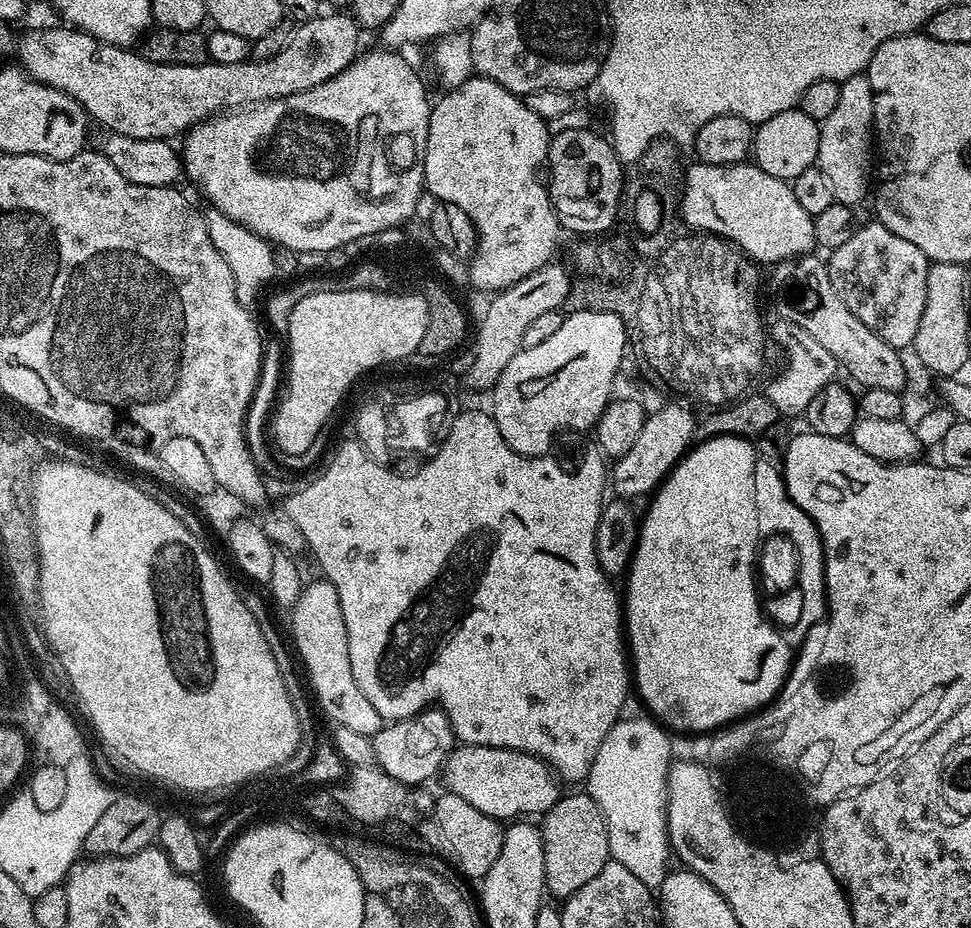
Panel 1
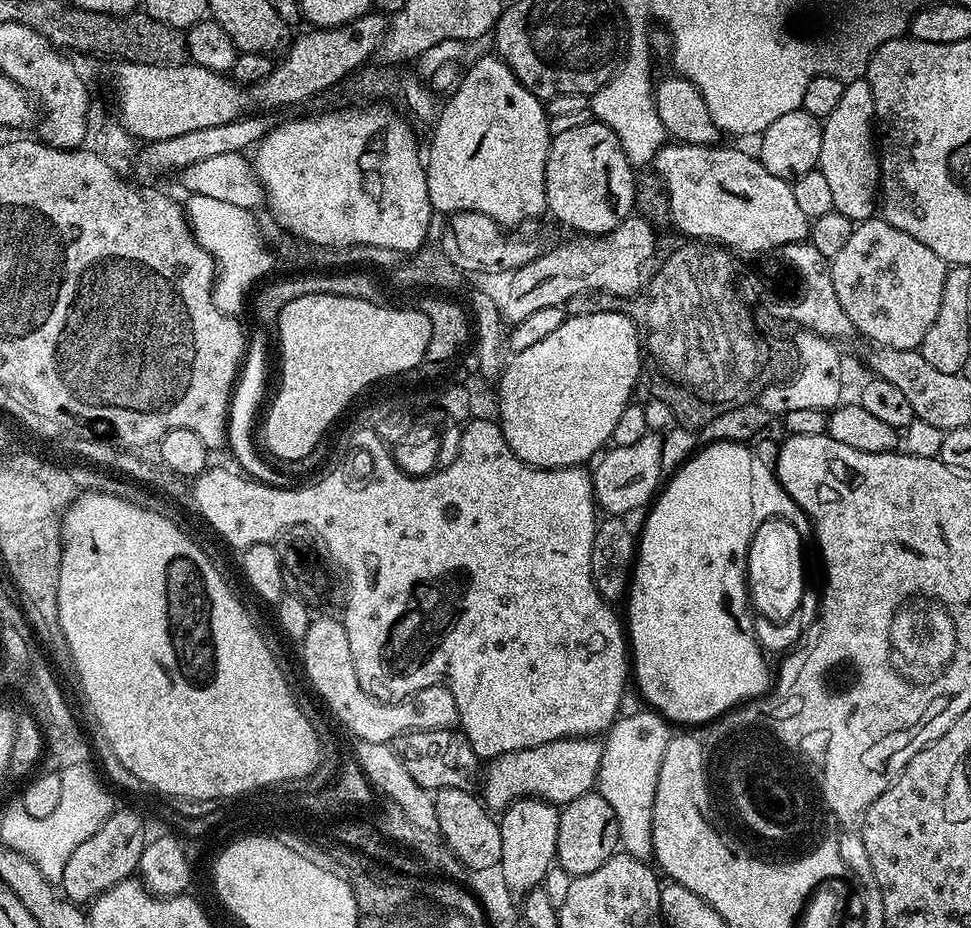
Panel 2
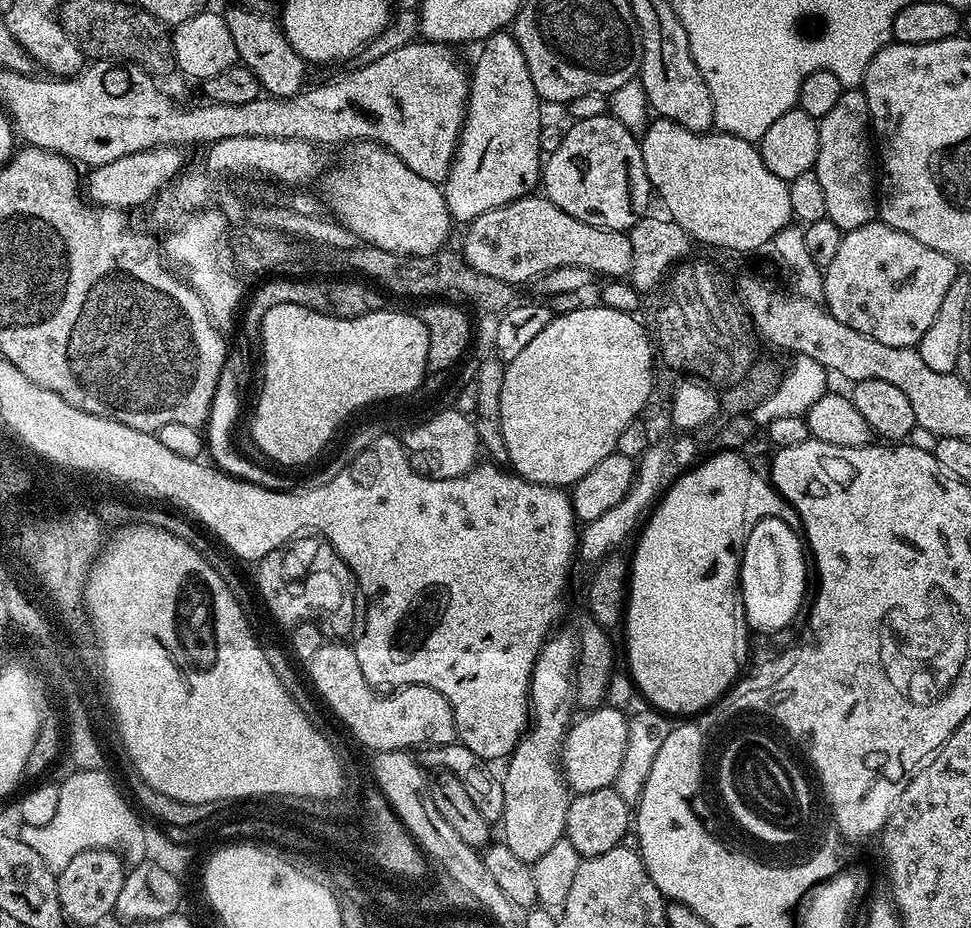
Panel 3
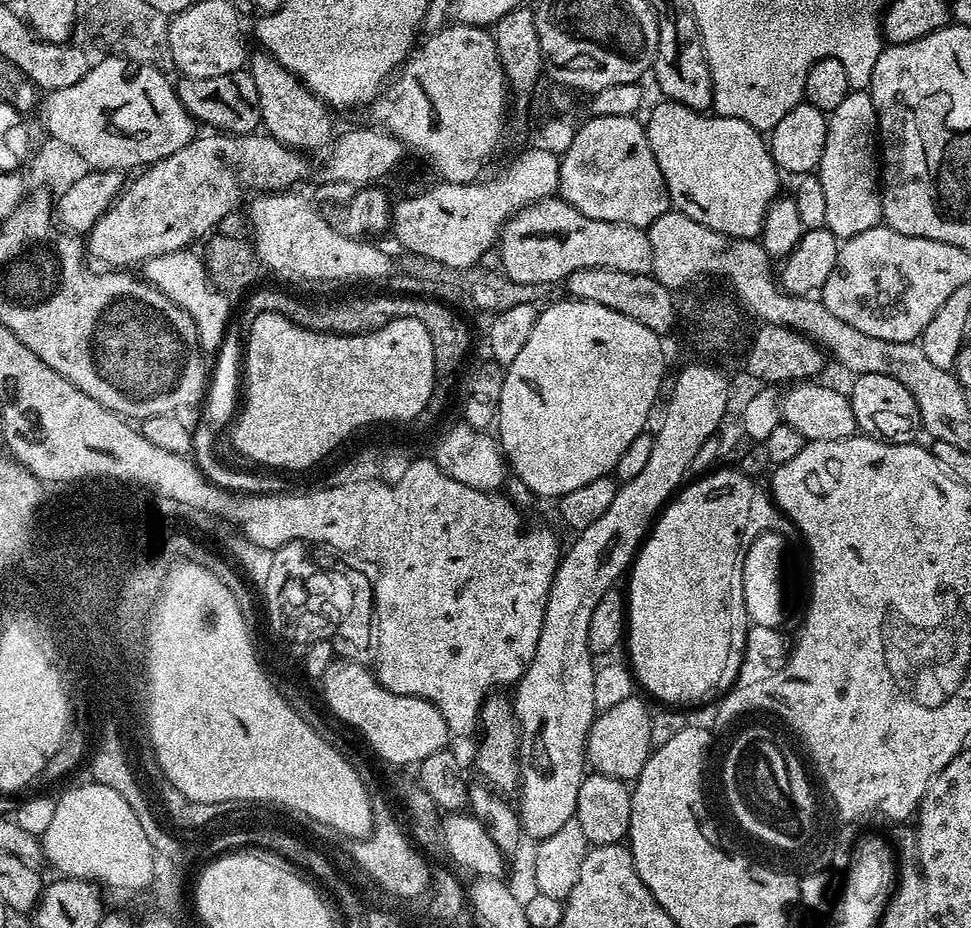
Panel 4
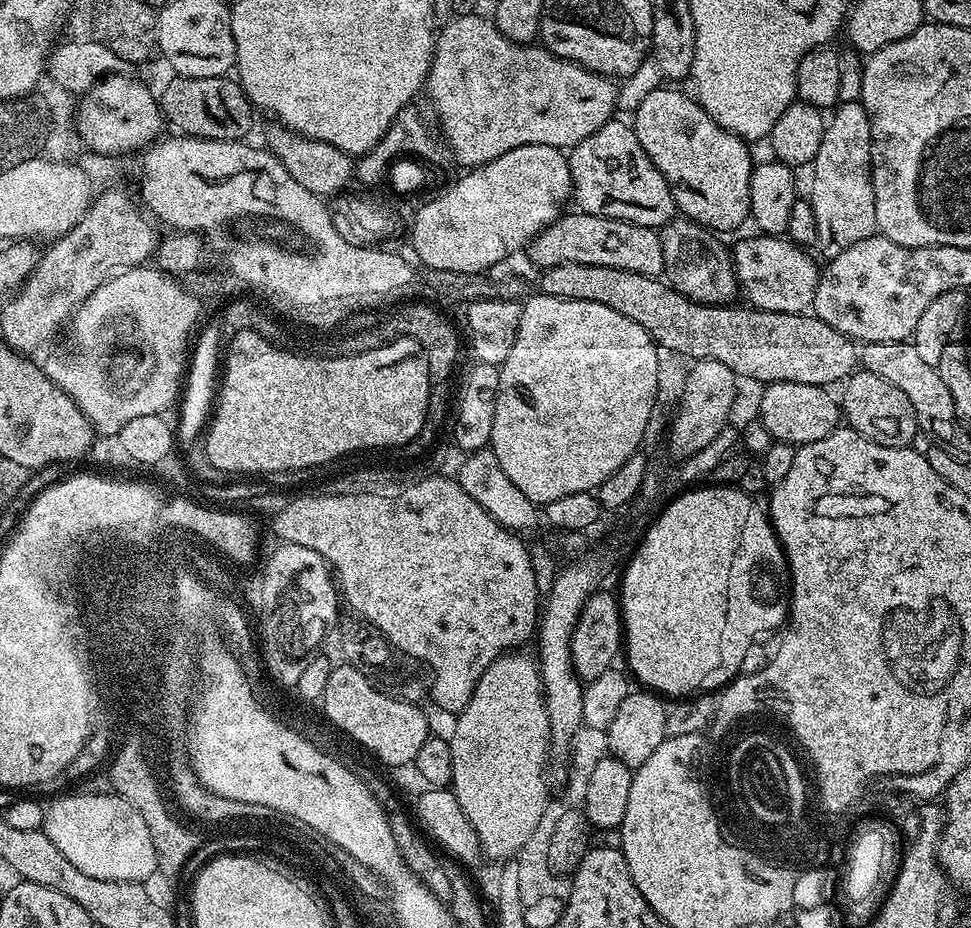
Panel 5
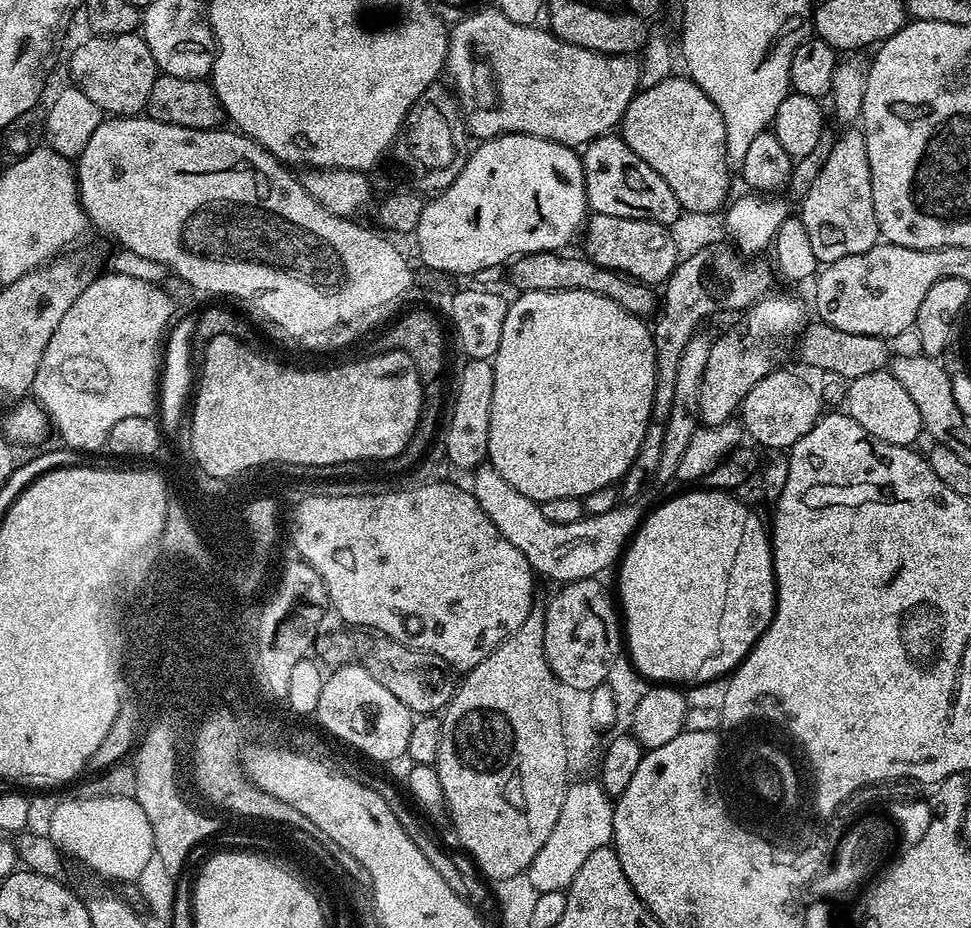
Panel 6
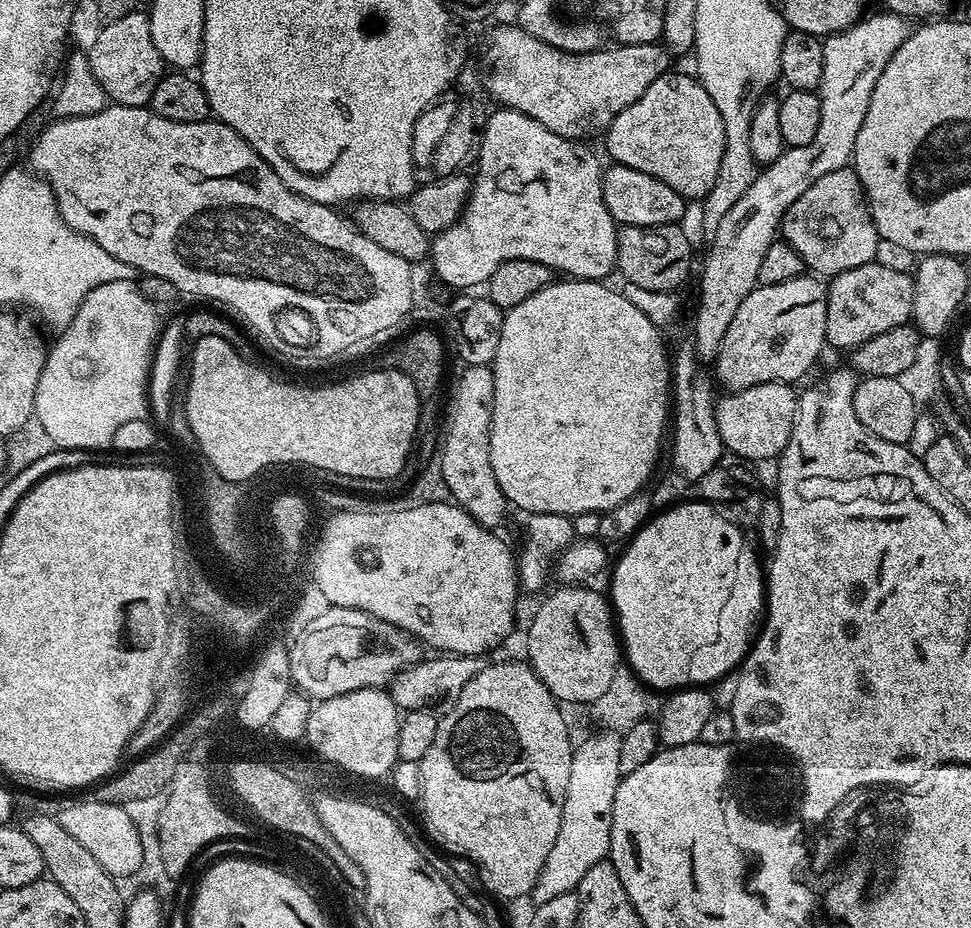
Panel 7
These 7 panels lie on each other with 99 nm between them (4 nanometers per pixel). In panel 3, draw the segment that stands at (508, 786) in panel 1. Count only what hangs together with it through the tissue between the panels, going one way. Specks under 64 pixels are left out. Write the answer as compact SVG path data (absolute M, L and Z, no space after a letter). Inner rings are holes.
M597 706L583 713L585 716L575 721L564 735L564 744L558 753L558 763L563 771L564 780L573 793L579 794L590 790L602 790L615 785L618 770L622 770L622 758L626 754L629 717L619 708Z

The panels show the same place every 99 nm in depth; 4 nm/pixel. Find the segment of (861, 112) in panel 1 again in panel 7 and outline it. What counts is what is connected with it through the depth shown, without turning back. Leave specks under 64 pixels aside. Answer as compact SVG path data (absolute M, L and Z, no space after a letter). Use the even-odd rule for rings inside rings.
M851 166L818 178L818 182L814 182L814 186L786 210L778 232L783 243L798 250L805 269L820 278L831 278L846 270L854 270L854 266L871 264L877 259L876 251L882 248L868 200L864 197L864 187L856 169Z

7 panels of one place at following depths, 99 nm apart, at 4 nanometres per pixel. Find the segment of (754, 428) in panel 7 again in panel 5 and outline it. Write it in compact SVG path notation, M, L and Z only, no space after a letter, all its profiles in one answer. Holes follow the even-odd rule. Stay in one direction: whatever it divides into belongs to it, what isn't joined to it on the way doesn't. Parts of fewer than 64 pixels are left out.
M778 382L767 385L760 396L759 423L772 435L773 441L799 446L818 442L836 431L842 420L842 408L827 387L806 386L802 382Z

